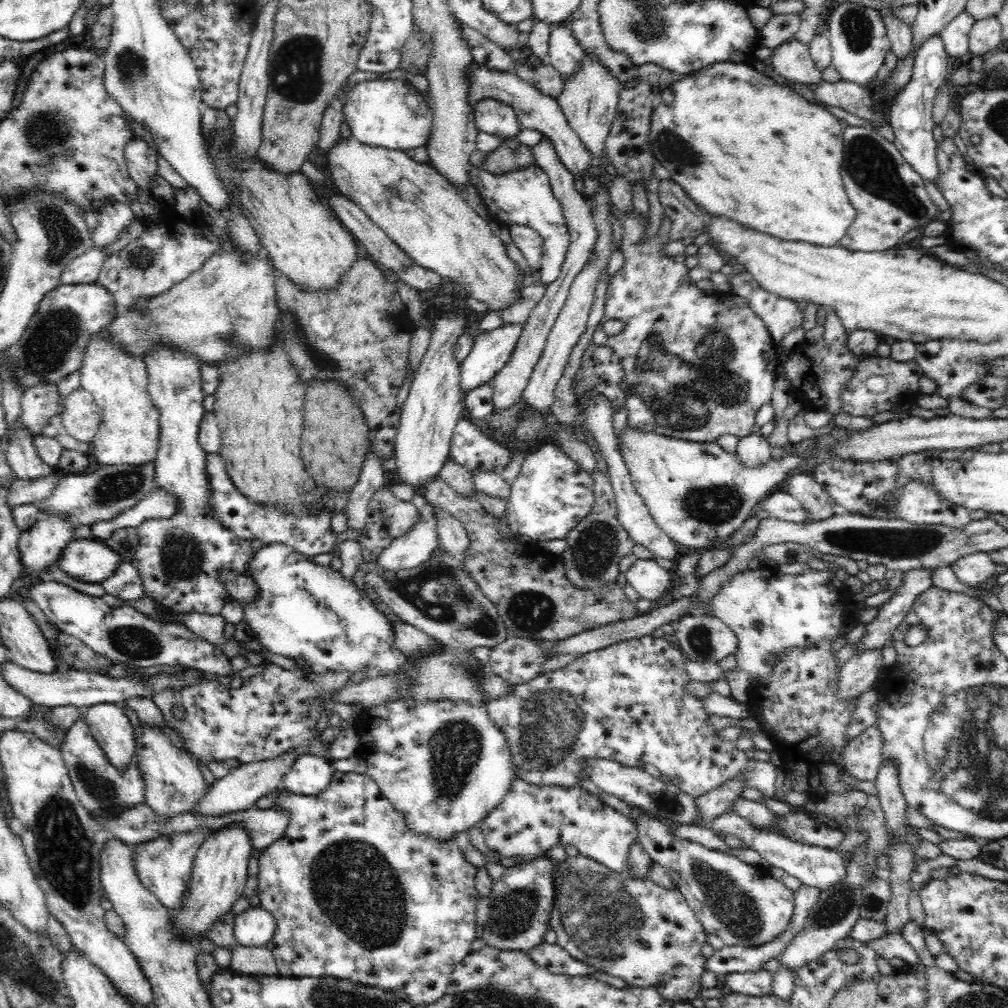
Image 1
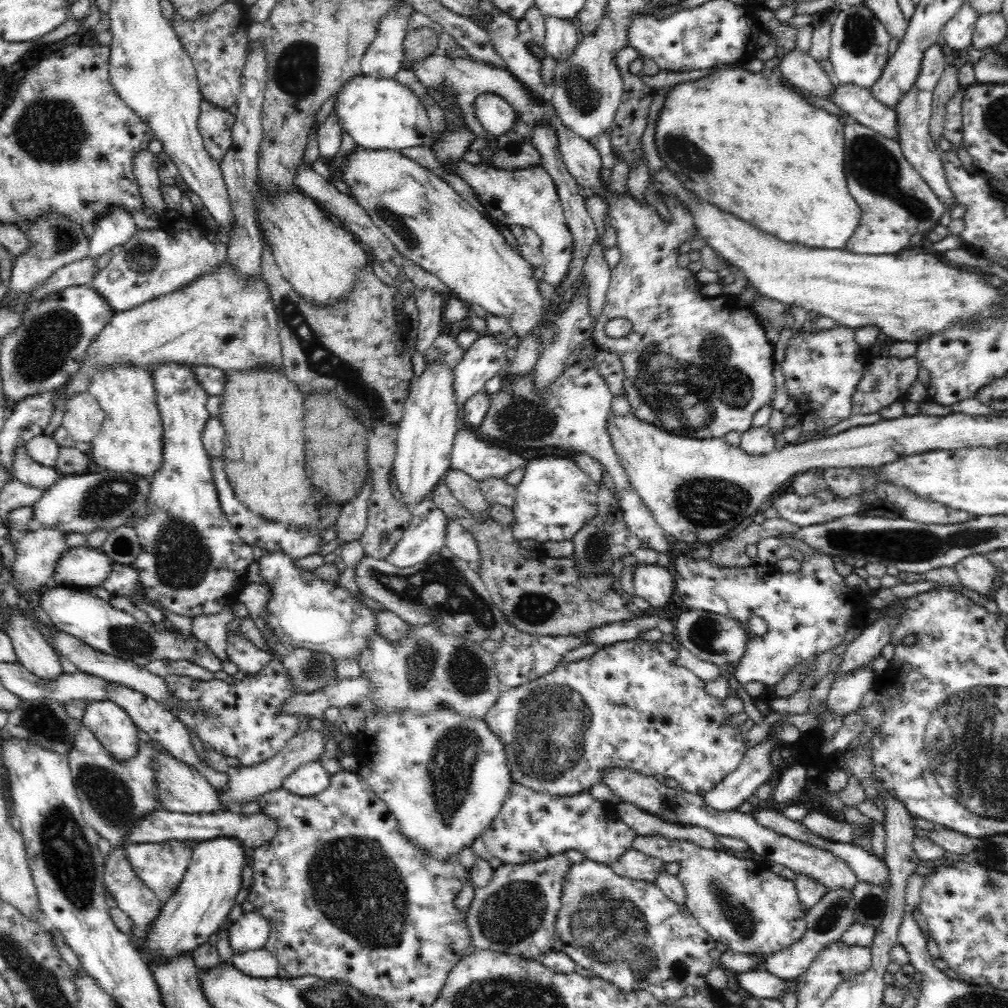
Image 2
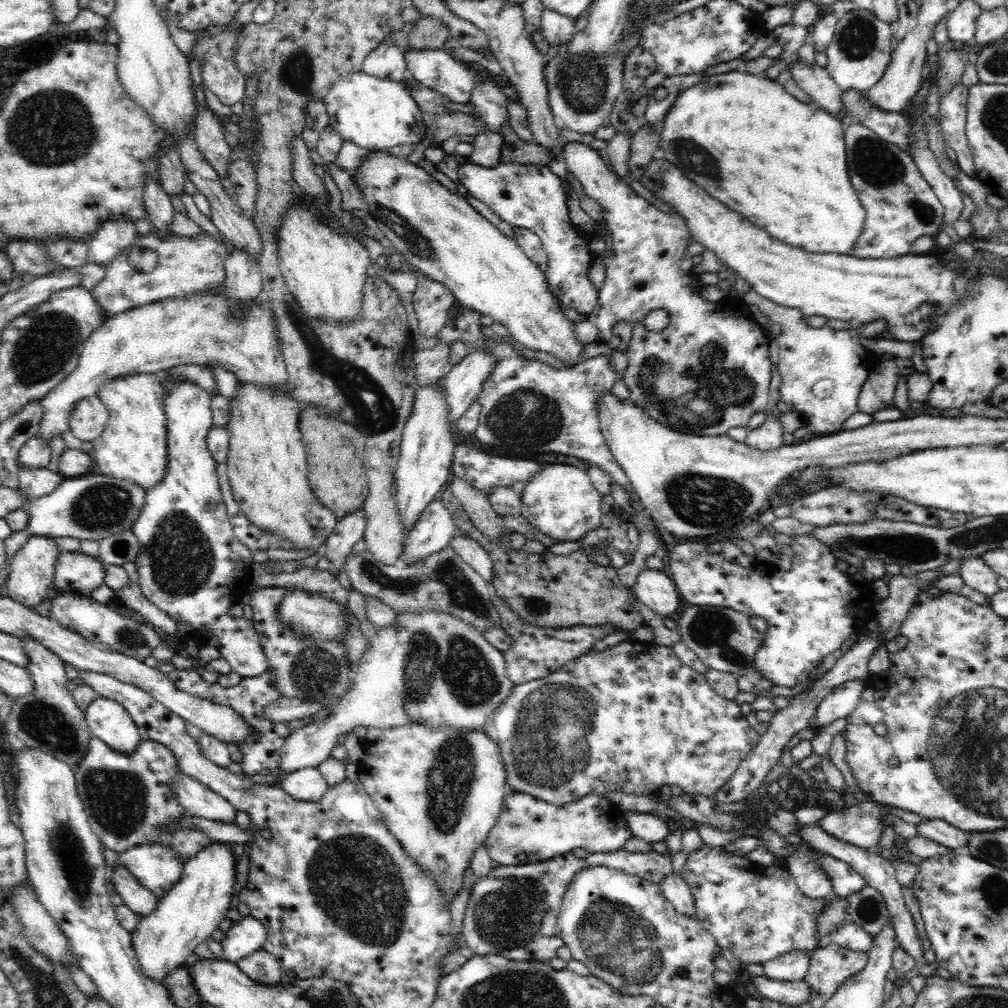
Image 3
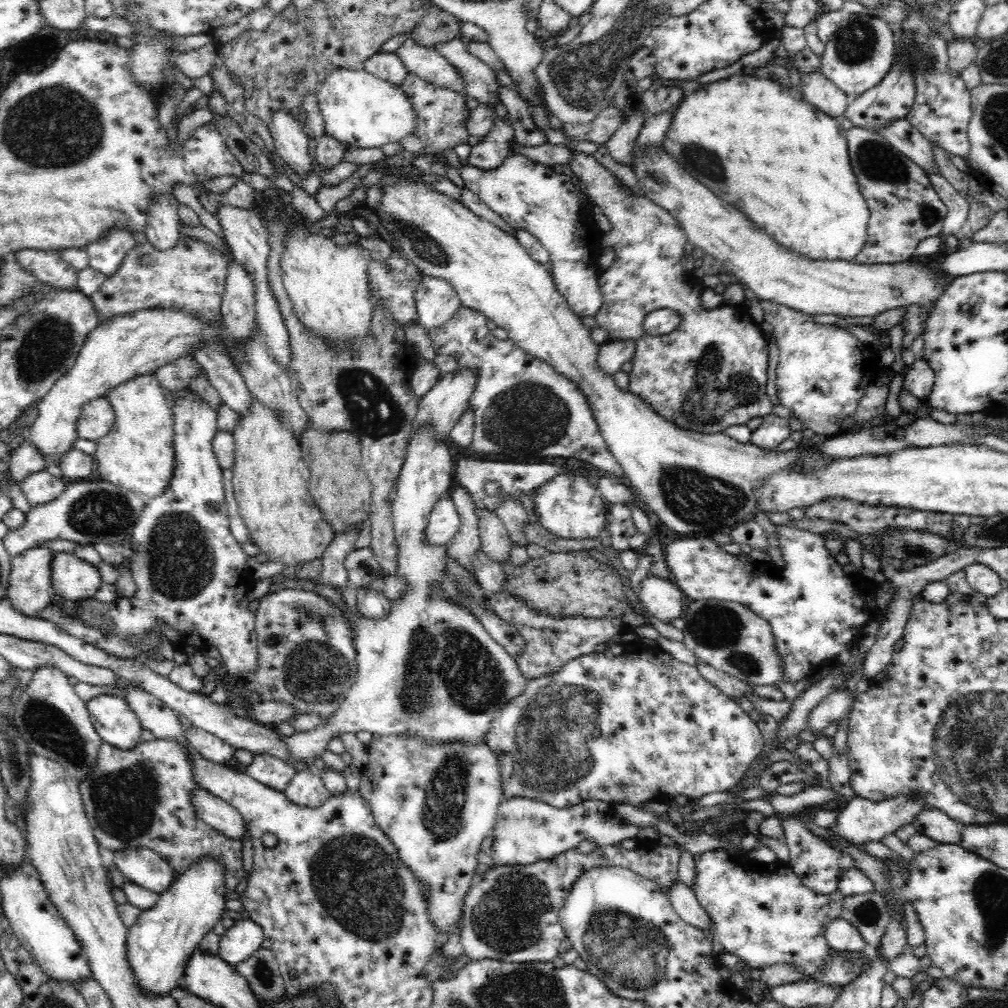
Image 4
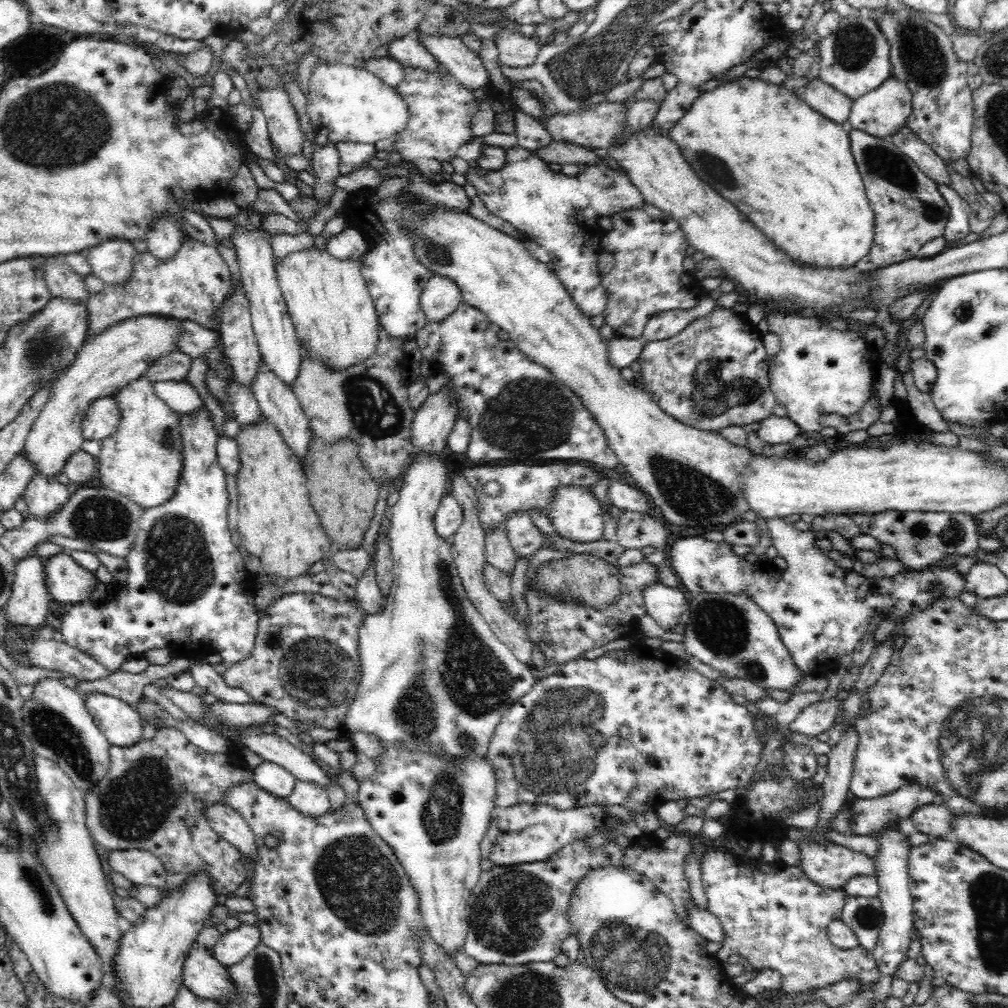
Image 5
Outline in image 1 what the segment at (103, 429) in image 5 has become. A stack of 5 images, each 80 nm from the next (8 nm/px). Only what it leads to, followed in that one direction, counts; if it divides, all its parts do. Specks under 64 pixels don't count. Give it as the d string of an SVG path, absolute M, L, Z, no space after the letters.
M80 386L64 396L60 406L64 407L59 416L67 433L78 442L90 444L101 420L101 410L94 397Z

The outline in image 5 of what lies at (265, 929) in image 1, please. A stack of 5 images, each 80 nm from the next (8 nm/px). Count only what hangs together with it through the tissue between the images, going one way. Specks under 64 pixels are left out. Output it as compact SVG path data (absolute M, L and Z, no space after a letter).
M242 922L237 928L221 935L211 954L224 966L231 967L248 956L260 943L261 932L258 926Z

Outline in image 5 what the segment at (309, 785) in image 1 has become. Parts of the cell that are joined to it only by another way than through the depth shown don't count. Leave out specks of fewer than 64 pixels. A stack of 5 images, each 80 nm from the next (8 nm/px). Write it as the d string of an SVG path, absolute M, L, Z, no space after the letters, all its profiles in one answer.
M296 780L292 793L287 797L290 805L301 814L315 818L316 814L324 814L330 808L329 798L324 787L316 782Z

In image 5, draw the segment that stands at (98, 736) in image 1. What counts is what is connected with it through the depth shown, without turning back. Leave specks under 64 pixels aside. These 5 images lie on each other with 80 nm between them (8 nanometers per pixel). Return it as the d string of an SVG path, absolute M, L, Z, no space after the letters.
M88 693L84 697L94 724L112 746L128 748L142 740L142 717L133 706L108 694Z

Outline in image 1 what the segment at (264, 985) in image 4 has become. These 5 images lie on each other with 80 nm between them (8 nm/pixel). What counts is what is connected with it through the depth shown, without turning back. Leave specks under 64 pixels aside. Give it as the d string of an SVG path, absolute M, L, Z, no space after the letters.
M242 946L231 952L228 968L242 975L278 977L279 970L273 952L267 946Z

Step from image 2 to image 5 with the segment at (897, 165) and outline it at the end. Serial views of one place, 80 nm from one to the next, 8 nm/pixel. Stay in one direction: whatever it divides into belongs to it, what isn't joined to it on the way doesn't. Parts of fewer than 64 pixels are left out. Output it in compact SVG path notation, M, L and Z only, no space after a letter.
M856 128L849 132L856 168L864 183L868 204L874 213L872 246L854 267L867 272L914 258L928 240L943 236L949 216L948 204L933 181L919 166L898 150L891 138L876 138Z

